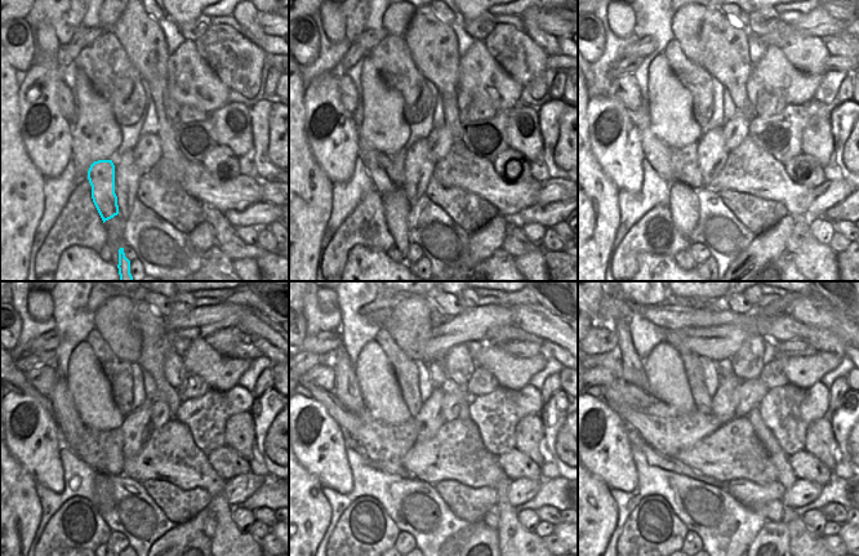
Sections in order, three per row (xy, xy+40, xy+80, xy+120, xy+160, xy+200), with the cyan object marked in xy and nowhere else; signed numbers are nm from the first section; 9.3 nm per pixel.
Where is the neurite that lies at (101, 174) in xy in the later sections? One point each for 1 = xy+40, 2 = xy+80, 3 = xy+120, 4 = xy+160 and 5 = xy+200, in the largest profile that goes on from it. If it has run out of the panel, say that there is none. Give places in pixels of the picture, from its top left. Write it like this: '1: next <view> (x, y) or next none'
1: next xy+40 (375, 164)
2: next xy+80 (655, 152)
3: next xy+120 (61, 396)
4: next xy+160 (347, 390)
5: next xy+200 (633, 373)

